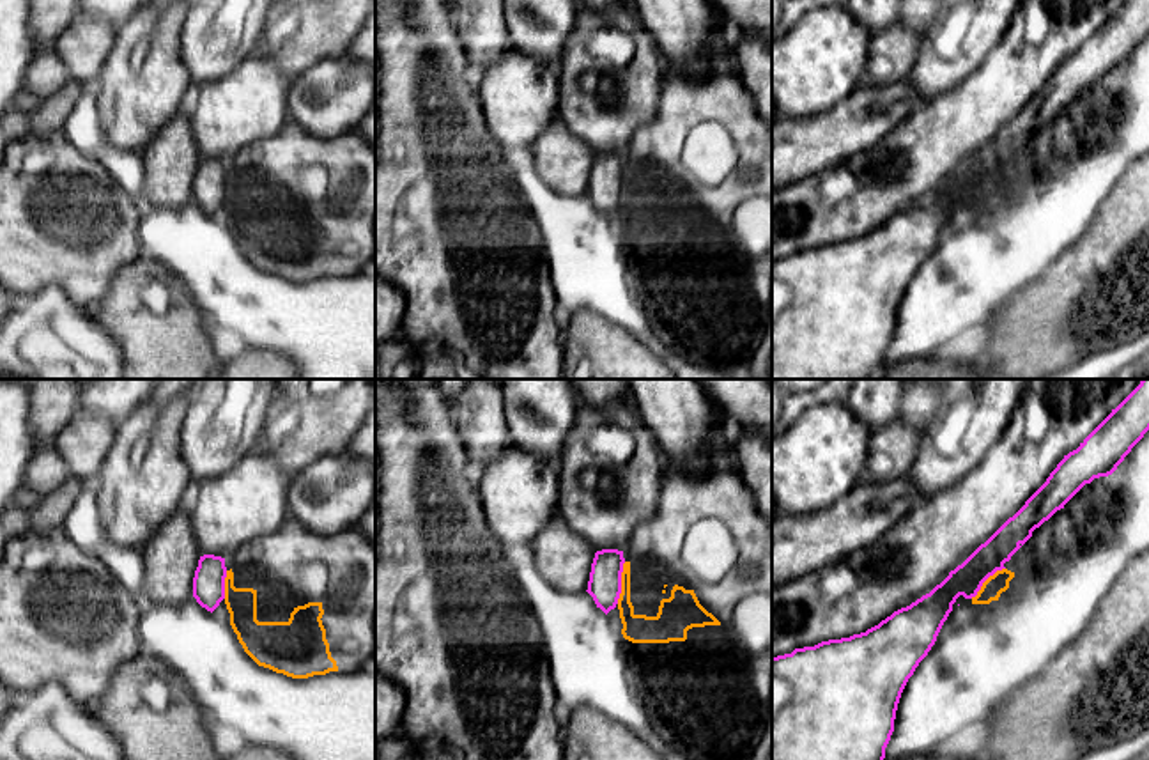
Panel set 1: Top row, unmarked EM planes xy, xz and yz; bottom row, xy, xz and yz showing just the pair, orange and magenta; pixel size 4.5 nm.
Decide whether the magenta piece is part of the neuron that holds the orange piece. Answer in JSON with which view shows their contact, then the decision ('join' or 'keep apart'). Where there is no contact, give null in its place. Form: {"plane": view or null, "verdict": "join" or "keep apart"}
{"plane": "xz", "verdict": "keep apart"}

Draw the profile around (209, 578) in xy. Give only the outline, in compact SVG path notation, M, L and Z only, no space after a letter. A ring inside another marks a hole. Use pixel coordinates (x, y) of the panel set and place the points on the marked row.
M204 554L198 560L198 567L193 578L193 597L207 611L214 611L225 599L225 558L214 554Z

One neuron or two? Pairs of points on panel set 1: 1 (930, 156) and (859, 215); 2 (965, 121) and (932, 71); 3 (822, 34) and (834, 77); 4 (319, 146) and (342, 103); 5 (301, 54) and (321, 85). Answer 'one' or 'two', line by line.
1: one
2: two
3: one
4: two
5: two

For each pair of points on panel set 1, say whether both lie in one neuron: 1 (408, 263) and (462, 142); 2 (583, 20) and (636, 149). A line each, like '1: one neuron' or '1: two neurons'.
1: one neuron
2: two neurons

